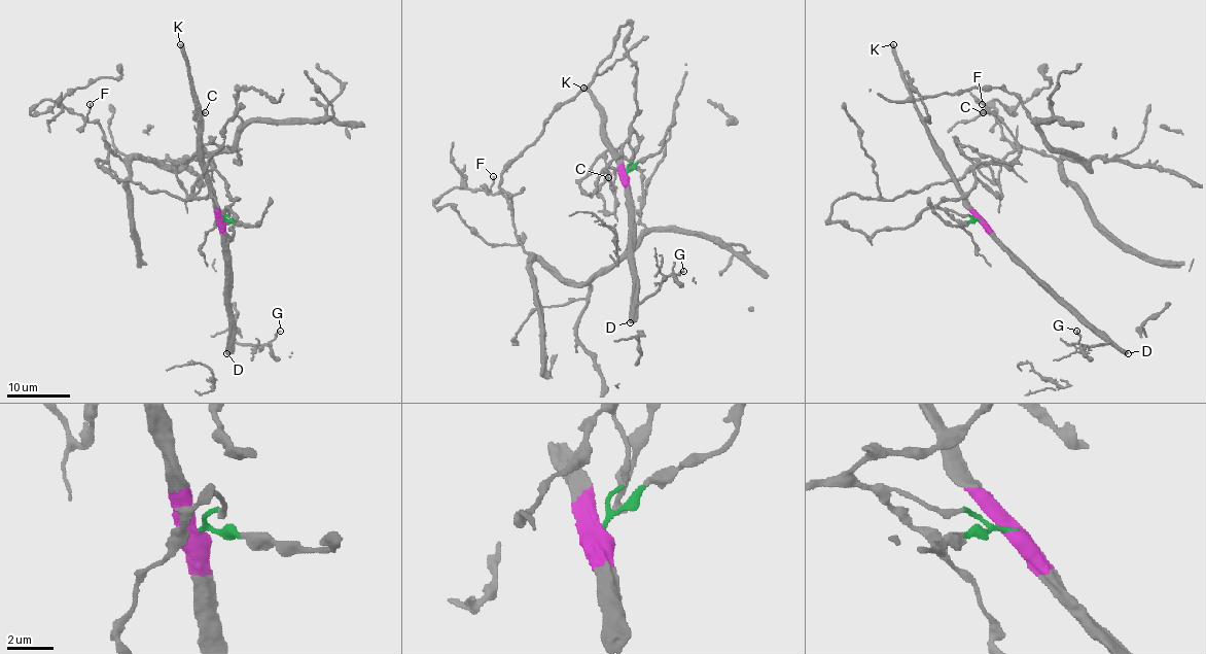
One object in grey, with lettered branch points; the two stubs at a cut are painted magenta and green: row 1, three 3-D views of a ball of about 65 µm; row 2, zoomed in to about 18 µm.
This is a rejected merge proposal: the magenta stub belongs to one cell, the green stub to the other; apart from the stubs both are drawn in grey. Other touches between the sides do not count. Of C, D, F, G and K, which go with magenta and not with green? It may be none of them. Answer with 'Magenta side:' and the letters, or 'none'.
Magenta side: D, G, K

